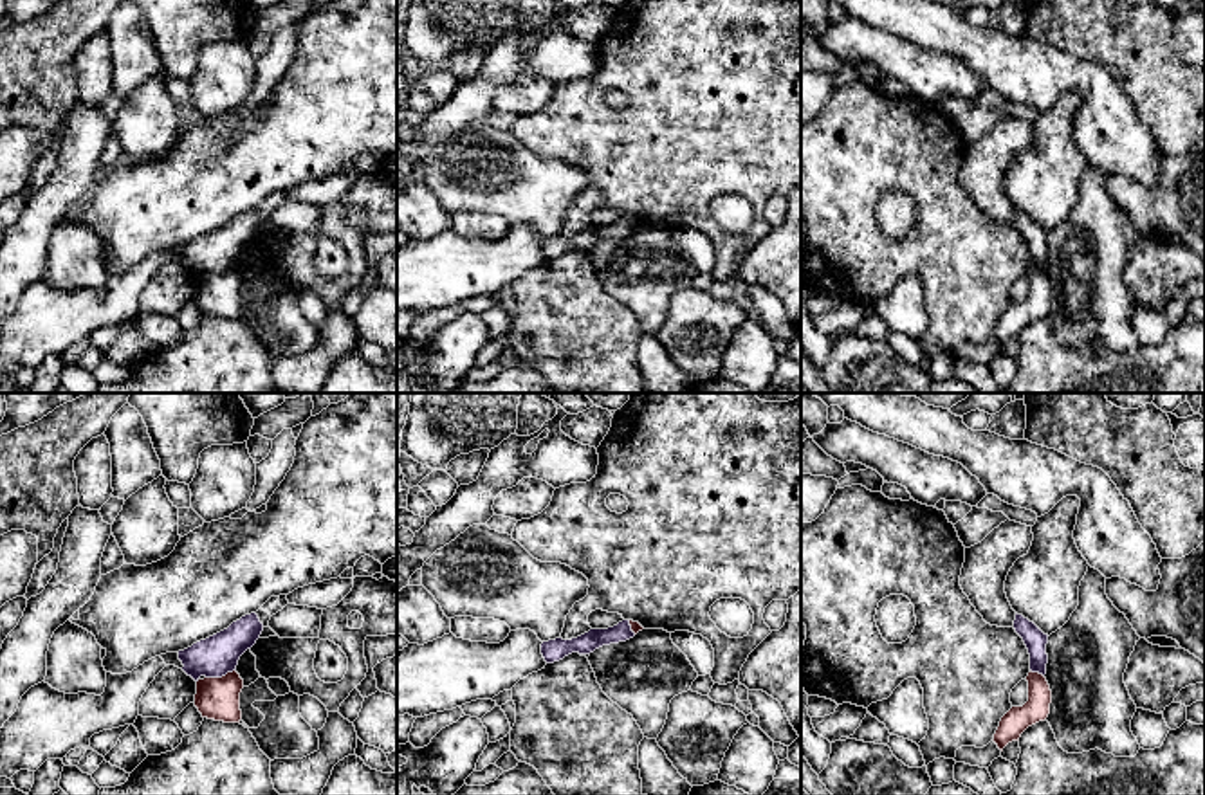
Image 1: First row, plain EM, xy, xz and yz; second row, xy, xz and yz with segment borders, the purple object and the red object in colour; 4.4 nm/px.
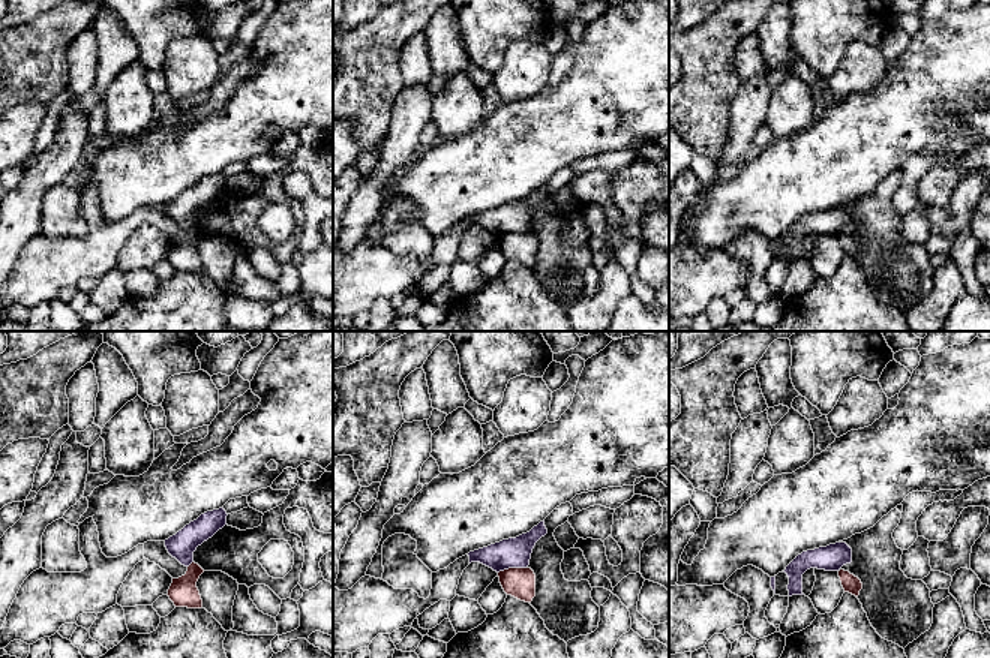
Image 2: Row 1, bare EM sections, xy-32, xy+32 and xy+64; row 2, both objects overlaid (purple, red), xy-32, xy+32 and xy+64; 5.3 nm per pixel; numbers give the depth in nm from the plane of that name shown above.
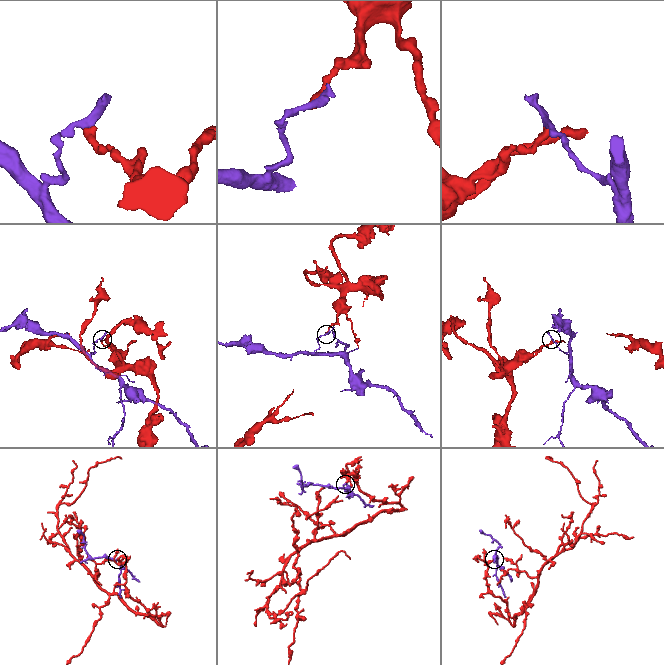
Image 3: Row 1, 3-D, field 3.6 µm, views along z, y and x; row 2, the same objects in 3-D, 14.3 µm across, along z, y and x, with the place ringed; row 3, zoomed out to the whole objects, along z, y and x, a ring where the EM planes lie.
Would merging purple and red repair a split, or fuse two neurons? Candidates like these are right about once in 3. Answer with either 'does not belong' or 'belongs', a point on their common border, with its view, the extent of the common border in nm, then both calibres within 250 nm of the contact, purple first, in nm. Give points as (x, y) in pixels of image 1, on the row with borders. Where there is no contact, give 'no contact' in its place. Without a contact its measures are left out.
does not belong; meets purple in xy at (220, 676); contact 140 nm long; 180 nm thick on the purple side, 190 nm on the other

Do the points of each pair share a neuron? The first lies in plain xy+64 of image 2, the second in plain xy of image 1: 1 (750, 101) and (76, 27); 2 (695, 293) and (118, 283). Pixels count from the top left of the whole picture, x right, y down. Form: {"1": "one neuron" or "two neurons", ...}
{"1": "two neurons", "2": "one neuron"}

